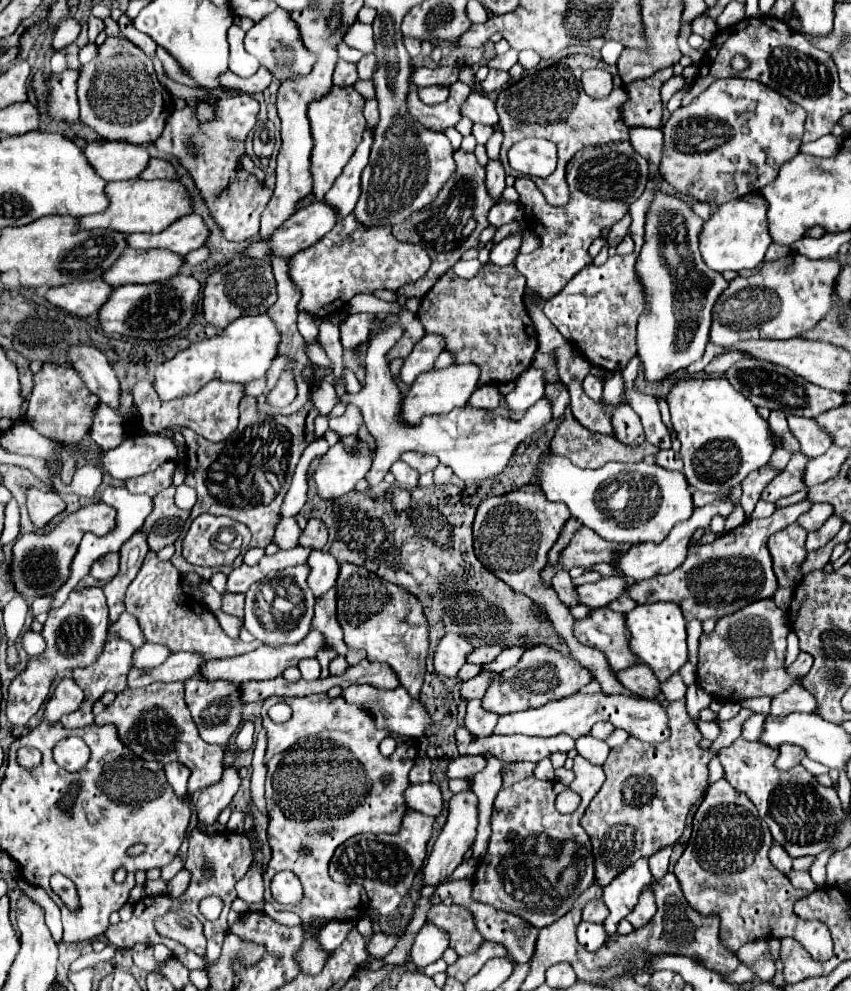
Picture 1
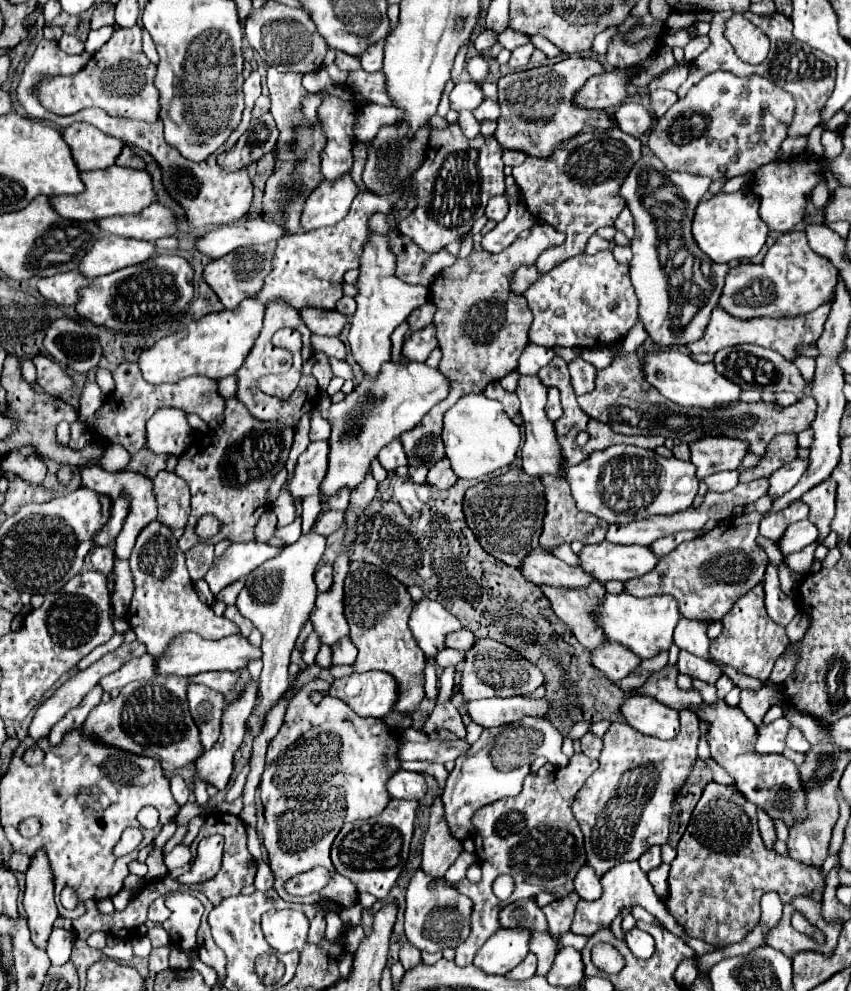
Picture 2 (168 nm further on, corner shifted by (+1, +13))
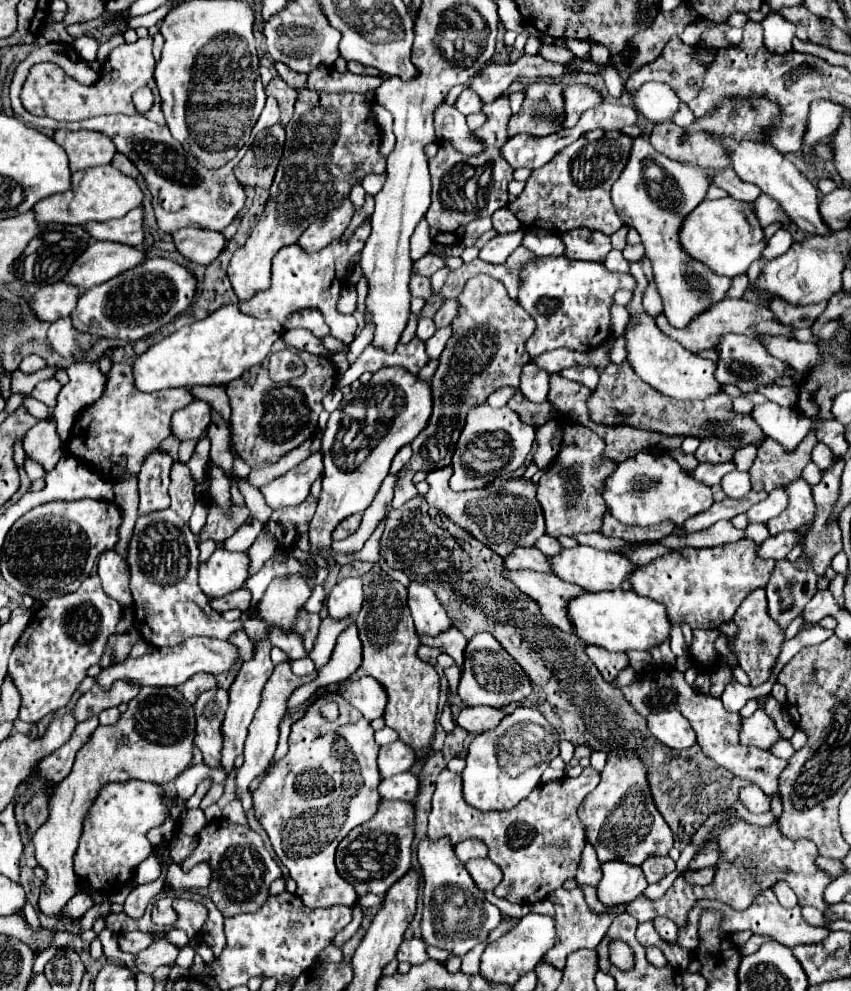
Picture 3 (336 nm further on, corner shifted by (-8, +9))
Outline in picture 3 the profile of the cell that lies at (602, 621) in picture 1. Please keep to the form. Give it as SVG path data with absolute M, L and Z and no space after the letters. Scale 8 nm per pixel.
M504 570L504 576L514 582L520 592L538 602L542 616L546 616L552 626L560 628L562 632L574 632L566 614L566 604L570 598L584 594L582 588L558 580L554 574L542 574L534 570Z

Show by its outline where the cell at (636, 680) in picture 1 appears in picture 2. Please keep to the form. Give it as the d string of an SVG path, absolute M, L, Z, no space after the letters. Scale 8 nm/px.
M607 642L605 646L593 650L593 666L605 672L605 676L613 682L629 676L639 664L641 658L637 658L635 652L629 652L629 648L621 648L621 644Z

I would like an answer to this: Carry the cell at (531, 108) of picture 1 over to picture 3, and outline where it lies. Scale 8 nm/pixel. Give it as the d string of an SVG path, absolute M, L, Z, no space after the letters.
M534 82L526 86L526 100L522 104L522 110L514 114L508 122L508 136L516 136L520 132L532 136L546 136L562 130L562 118L564 98L560 84Z

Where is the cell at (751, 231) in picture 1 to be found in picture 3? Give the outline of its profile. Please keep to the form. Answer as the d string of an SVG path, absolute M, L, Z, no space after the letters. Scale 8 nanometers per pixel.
M730 196L720 200L702 200L702 204L698 204L698 208L694 208L694 212L690 212L682 222L678 236L690 258L706 264L718 276L728 278L746 274L750 264L758 260L760 252L766 248L764 234L752 206Z

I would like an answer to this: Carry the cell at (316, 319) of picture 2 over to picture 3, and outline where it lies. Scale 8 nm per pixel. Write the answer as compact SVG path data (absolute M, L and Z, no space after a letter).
M306 308L302 312L294 312L294 316L290 316L290 320L286 320L284 328L292 330L292 328L306 328L310 330L316 338L324 338L330 334L330 328L326 326L326 322L322 320L322 314L314 308Z

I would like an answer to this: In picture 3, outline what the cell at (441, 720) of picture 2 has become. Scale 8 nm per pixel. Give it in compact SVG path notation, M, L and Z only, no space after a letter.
M450 628L450 632L442 632L442 636L420 636L422 644L430 644L434 648L440 648L442 652L450 655L462 672L464 663L464 650L466 648L466 638L456 630Z

